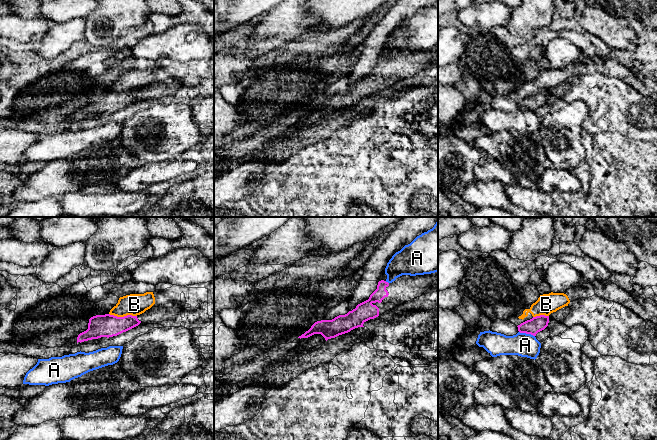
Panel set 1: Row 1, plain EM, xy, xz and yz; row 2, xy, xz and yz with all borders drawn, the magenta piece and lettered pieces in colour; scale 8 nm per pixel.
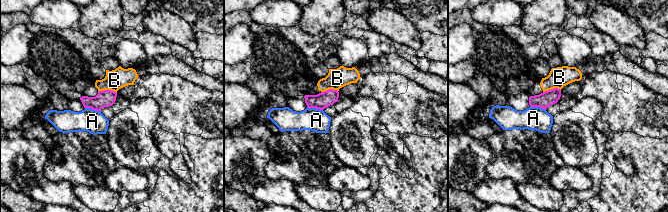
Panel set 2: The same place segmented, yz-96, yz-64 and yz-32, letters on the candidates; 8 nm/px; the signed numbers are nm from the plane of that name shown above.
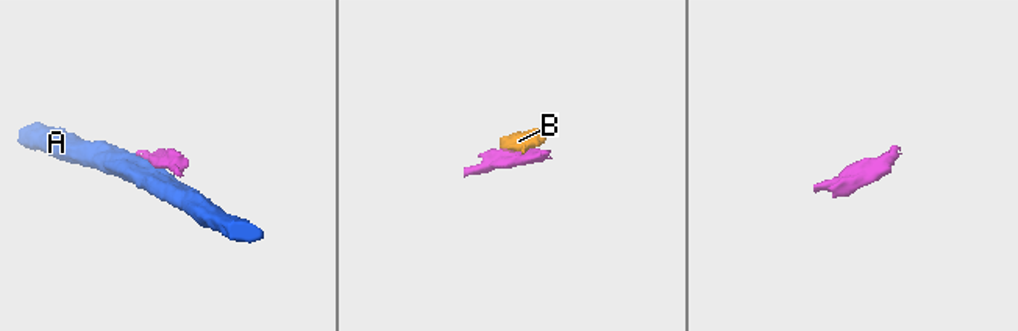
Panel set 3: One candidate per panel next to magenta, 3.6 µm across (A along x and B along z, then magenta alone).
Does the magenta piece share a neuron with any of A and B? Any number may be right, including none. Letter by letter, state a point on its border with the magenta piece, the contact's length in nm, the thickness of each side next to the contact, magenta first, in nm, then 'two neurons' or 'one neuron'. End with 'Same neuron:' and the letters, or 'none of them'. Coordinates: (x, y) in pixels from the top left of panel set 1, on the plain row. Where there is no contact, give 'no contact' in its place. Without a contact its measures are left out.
A: meets magenta in yz at (527, 109); contact 130 nm long; 120 nm thick on the magenta side, 190 nm on the other; two neurons
B: meets magenta in xy at (124, 92); contact 220 nm long; 180 nm thick on the magenta side, 180 nm on the other; two neurons
Same neuron: none of them

